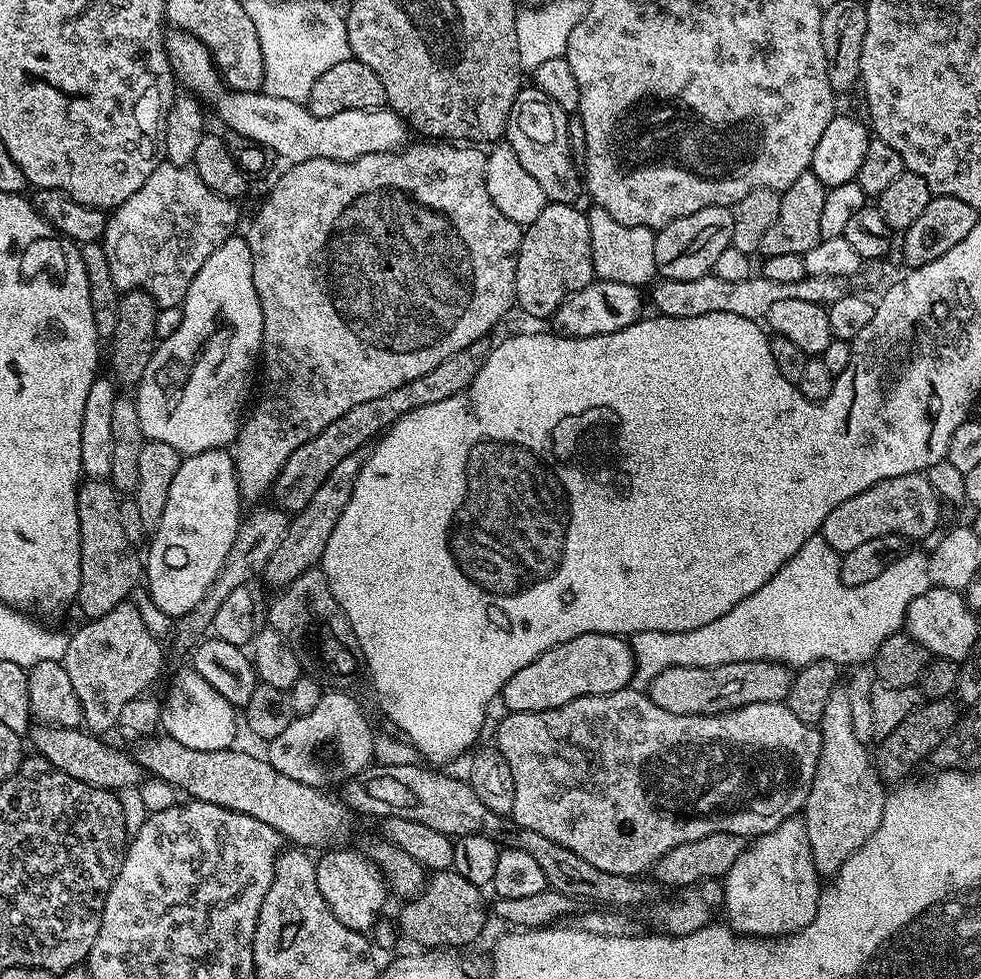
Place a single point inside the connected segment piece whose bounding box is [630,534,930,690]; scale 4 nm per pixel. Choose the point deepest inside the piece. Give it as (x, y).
(805, 613)

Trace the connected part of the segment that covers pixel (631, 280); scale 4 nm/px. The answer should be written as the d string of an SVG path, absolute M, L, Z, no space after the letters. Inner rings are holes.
M595 206L589 209L586 215L590 226L590 250L596 276L601 280L622 282L626 286L639 289L651 285L658 276L654 262L656 232L642 226L622 226L622 222L610 218L606 210Z

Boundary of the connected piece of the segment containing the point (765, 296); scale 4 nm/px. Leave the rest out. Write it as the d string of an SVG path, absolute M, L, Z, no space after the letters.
M709 274L693 280L665 280L651 285L652 304L657 313L670 318L698 318L702 314L738 314L738 318L750 318L760 322L767 317L770 306L782 298L802 298L802 302L814 302L825 306L846 294L845 281L834 276L803 276L798 282L770 282L763 274L752 274L742 282L726 282Z

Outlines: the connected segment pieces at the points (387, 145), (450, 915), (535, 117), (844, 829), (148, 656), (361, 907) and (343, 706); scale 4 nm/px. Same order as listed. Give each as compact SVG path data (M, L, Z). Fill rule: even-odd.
M172 30L165 35L164 49L168 55L168 61L172 67L173 77L185 84L187 91L197 100L208 104L216 111L218 119L224 123L223 127L230 131L237 131L248 140L253 140L261 148L267 150L273 157L281 156L288 160L289 165L298 162L310 162L310 158L330 158L331 160L357 160L366 154L378 154L379 152L394 152L403 149L409 143L410 129L397 112L391 107L371 108L370 110L342 110L342 114L330 114L330 118L318 118L310 114L310 110L298 102L290 102L290 98L274 98L267 96L261 90L259 92L236 92L224 82L224 77L216 69L212 61L212 52L197 36L191 36L189 32Z
M453 868L433 873L425 883L423 891L416 897L411 897L403 903L405 905L398 914L398 922L396 921L397 927L403 937L405 935L414 940L418 943L415 945L422 948L430 950L440 950L443 948L456 950L463 948L462 946L466 946L479 938L486 924L488 908L487 905L485 908L480 892L482 890L479 885L467 882L466 878L458 874Z
M535 86L521 87L520 93L514 98L514 106L510 106L510 114L508 115L508 131L506 133L506 142L514 150L514 154L518 154L518 162L522 162L522 167L530 173L538 182L538 186L542 186L542 194L545 201L553 204L576 204L579 201L581 192L582 196L582 172L581 169L574 166L574 162L570 158L570 146L568 145L568 117L569 113L562 110L562 106L558 106L558 102L554 102L554 98L550 98L550 94L546 94L541 88Z
M838 686L830 694L830 699L827 700L826 706L822 709L822 718L818 725L818 731L820 733L820 757L818 758L818 766L816 767L816 773L814 774L814 782L812 783L812 789L810 794L806 798L804 803L804 811L802 813L802 819L806 826L806 834L810 838L810 854L814 854L814 862L816 863L816 871L821 877L831 878L840 871L841 866L846 862L846 858L850 858L850 854L854 854L858 849L862 847L864 843L870 838L870 834L874 834L878 830L878 822L882 822L882 814L884 813L884 801L886 799L886 791L884 792L885 785L882 783L873 761L870 759L870 752L867 752L865 741L858 738L858 734L854 734L854 722L850 715L850 694L847 687Z
M132 602L114 606L110 614L84 622L76 633L73 631L69 635L62 663L80 702L87 731L104 734L107 728L115 729L122 706L141 699L151 689L148 687L159 678L164 668L164 652L160 644L158 637L146 626L139 607Z
M339 848L319 853L316 860L318 890L322 890L322 898L326 898L330 914L334 914L334 918L338 918L342 926L355 932L367 933L381 919L380 911L383 910L388 896L390 897L390 889L384 882L383 874L363 851L351 852L348 848ZM336 850L337 852L332 852Z
M344 690L325 691L322 702L310 714L293 715L290 726L267 745L266 759L274 770L321 790L343 785L354 774L373 763L372 741L374 731L366 717L360 713L356 700Z

